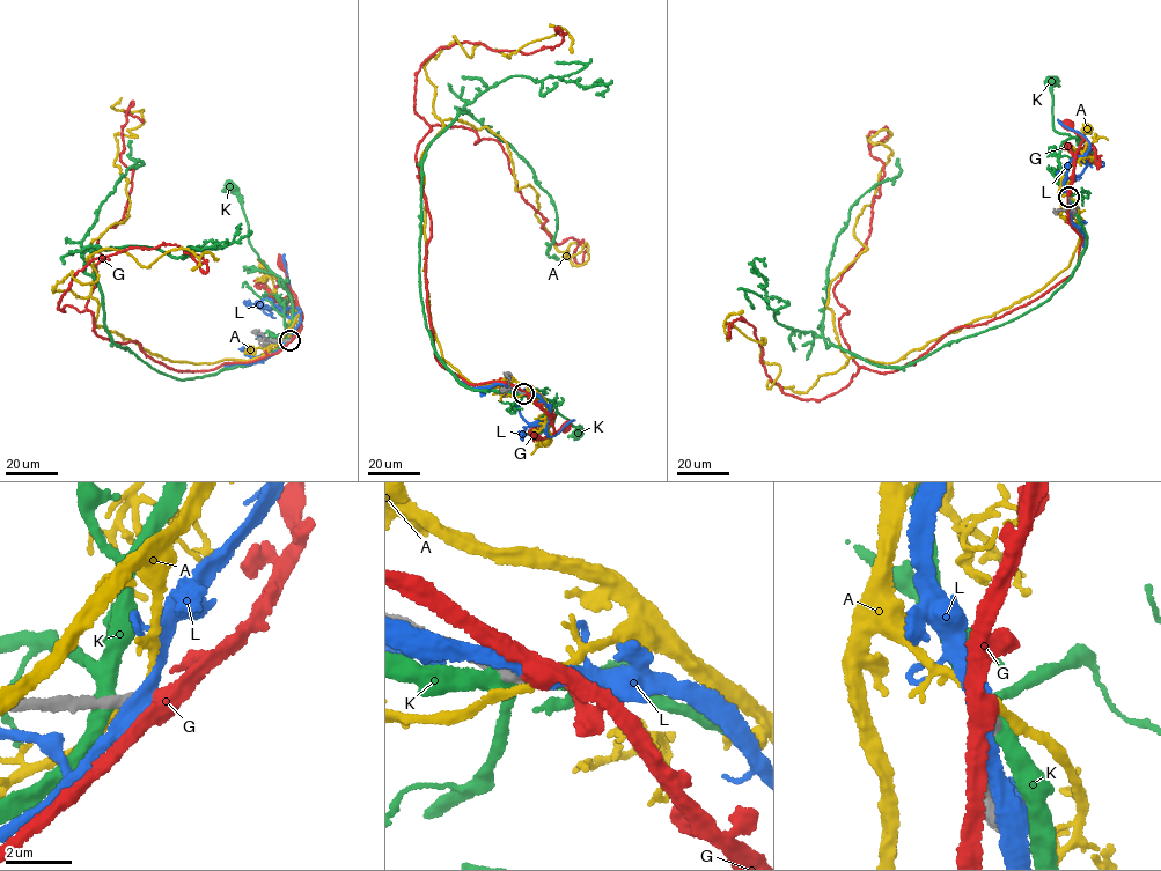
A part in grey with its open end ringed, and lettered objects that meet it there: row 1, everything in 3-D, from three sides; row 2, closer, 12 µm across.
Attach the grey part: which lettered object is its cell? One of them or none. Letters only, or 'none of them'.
G

